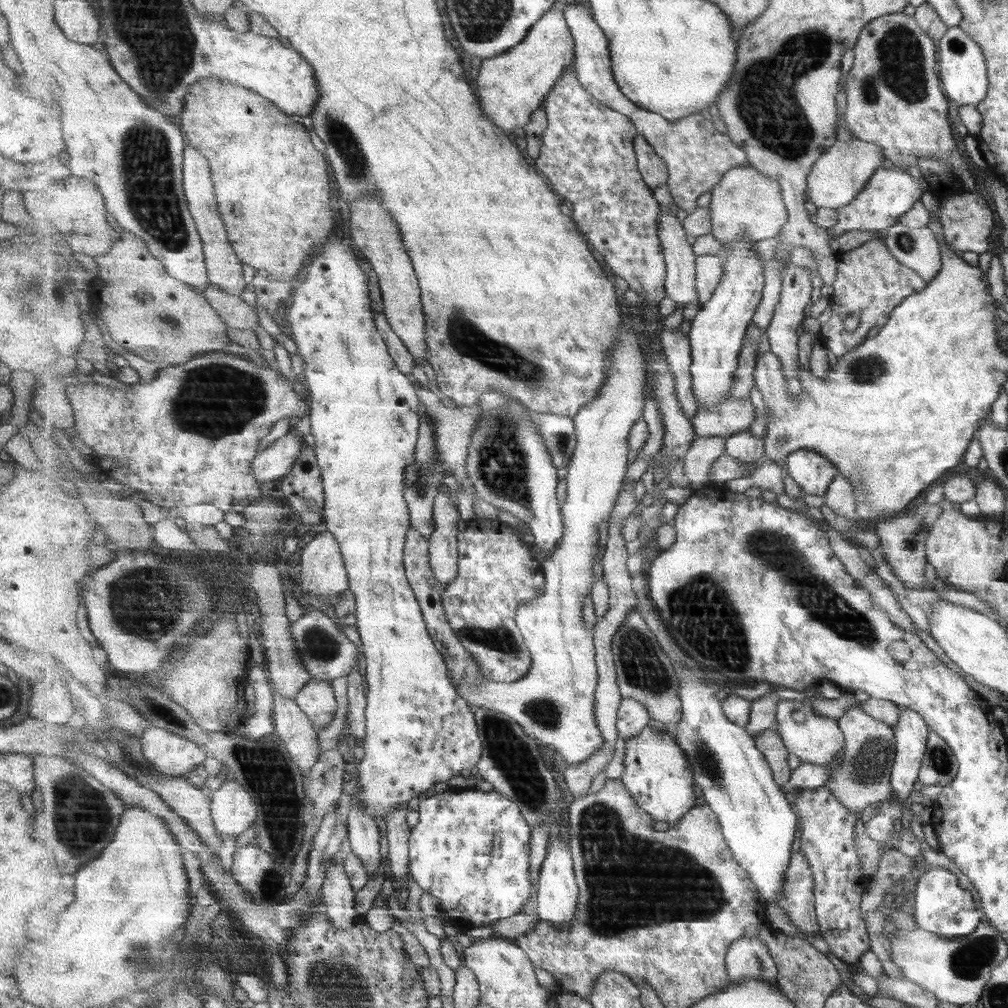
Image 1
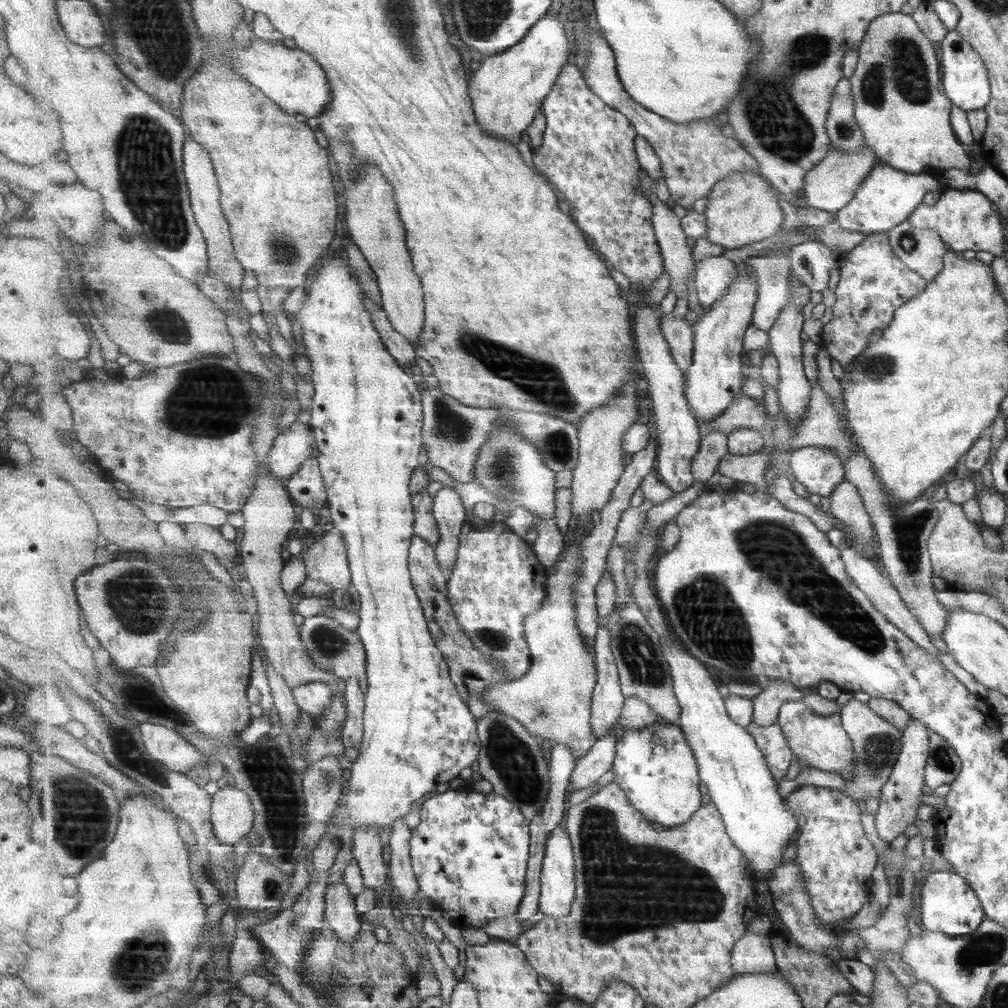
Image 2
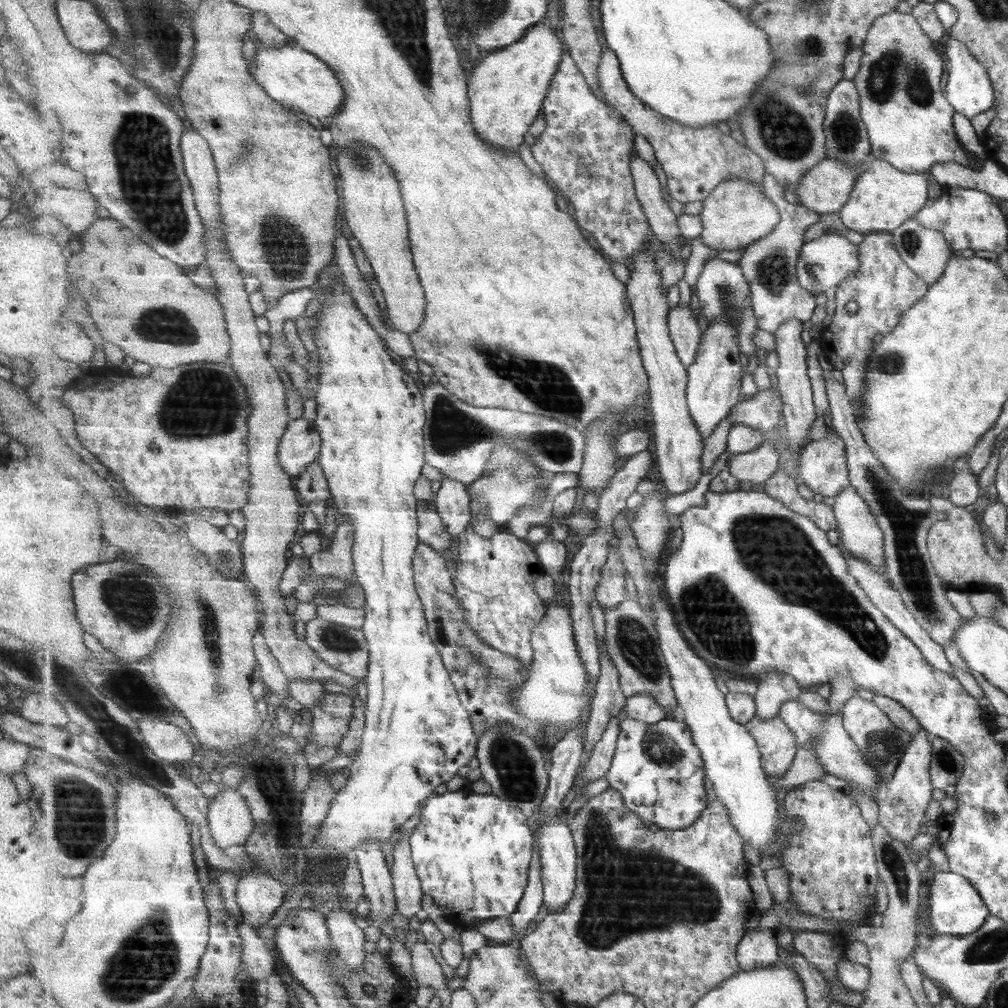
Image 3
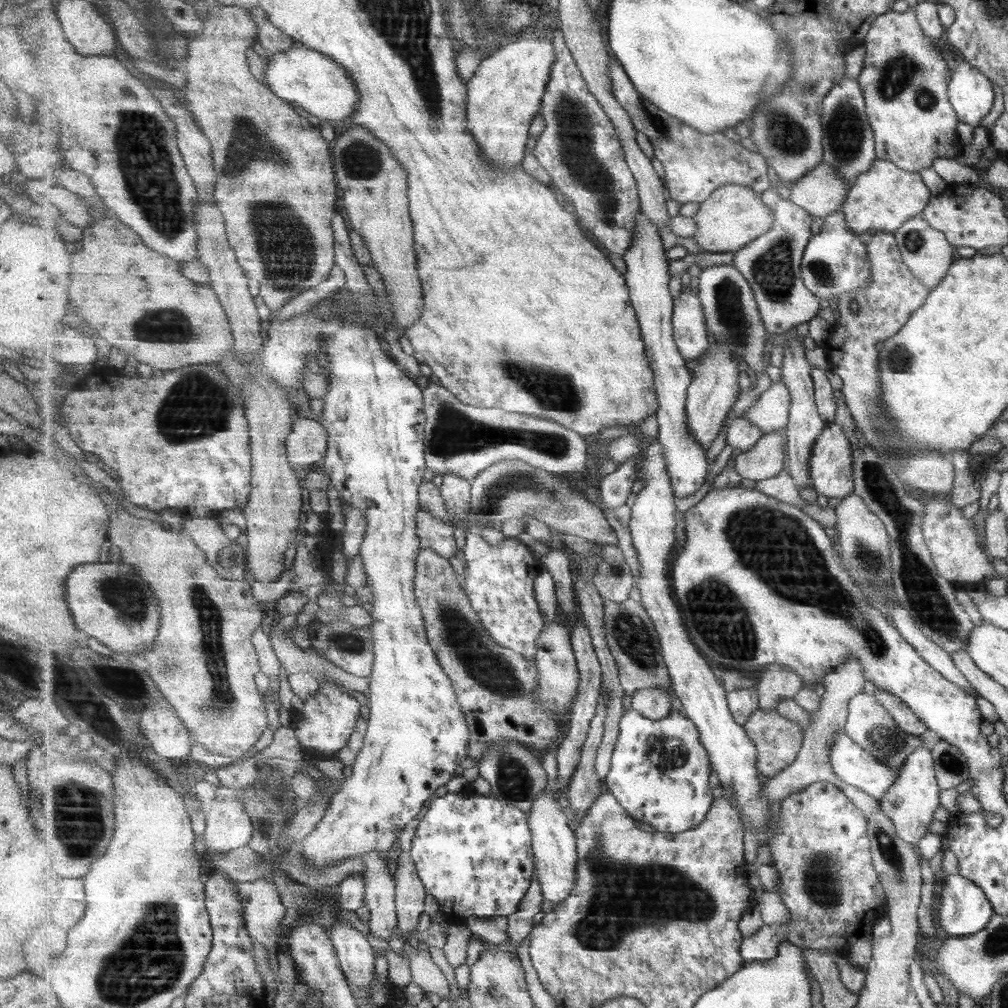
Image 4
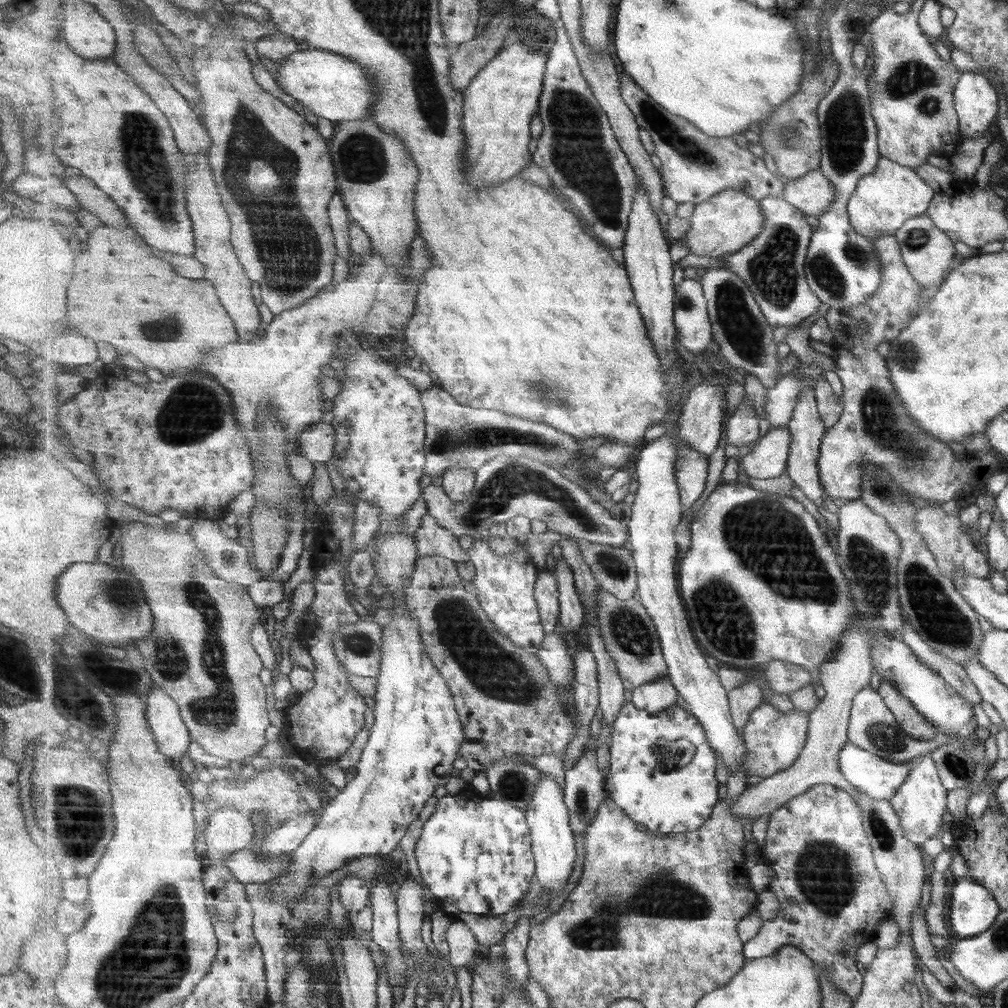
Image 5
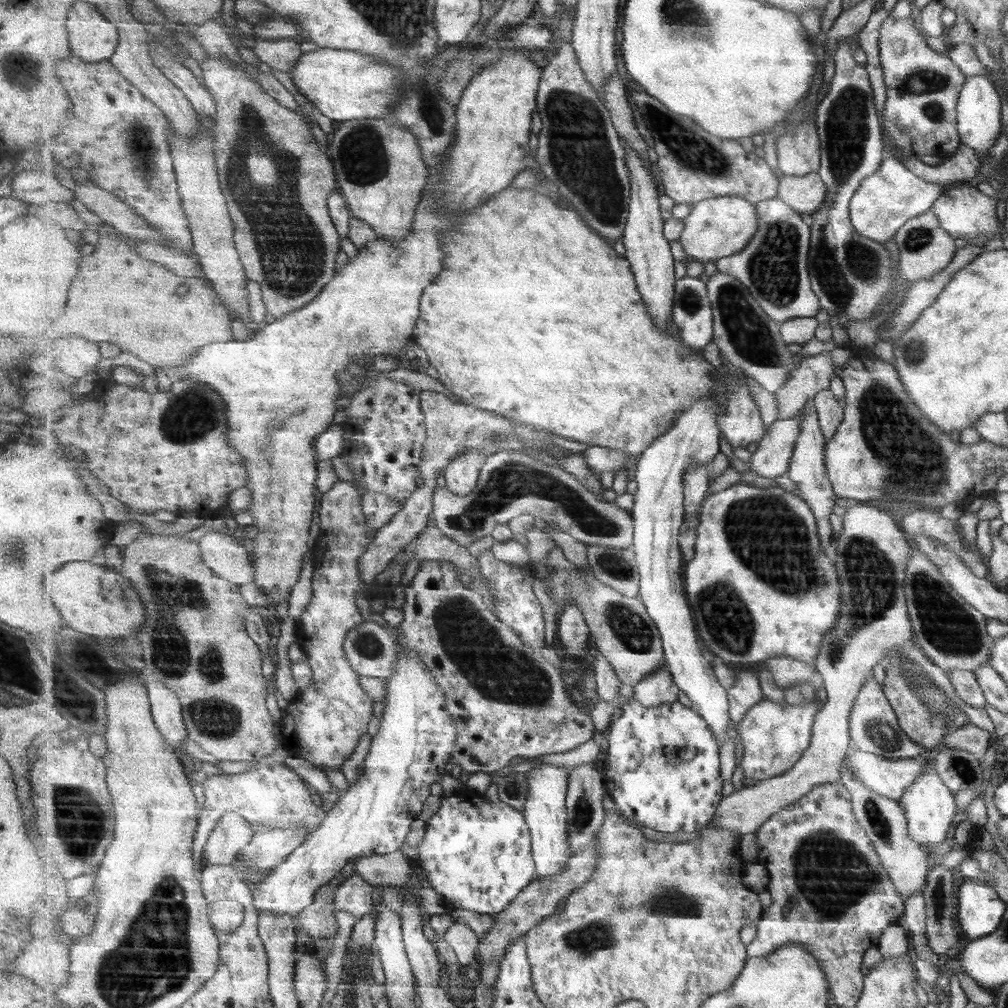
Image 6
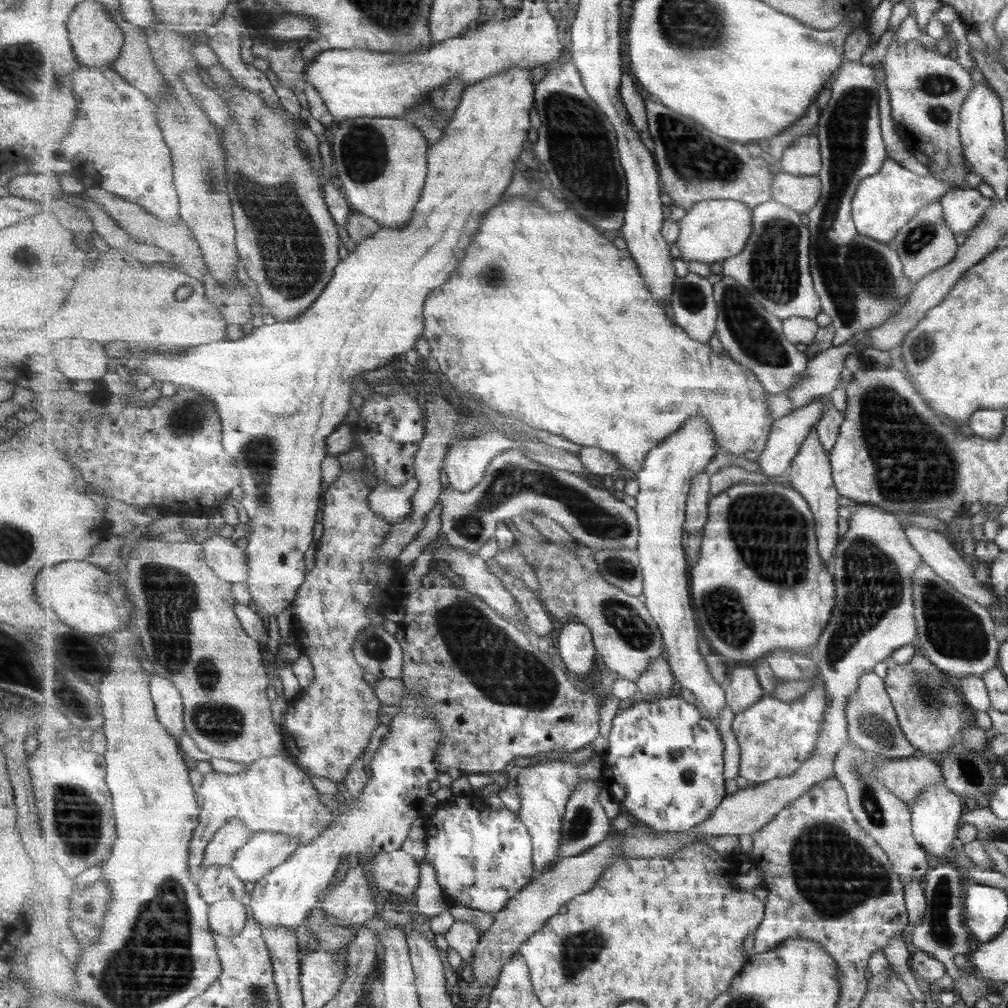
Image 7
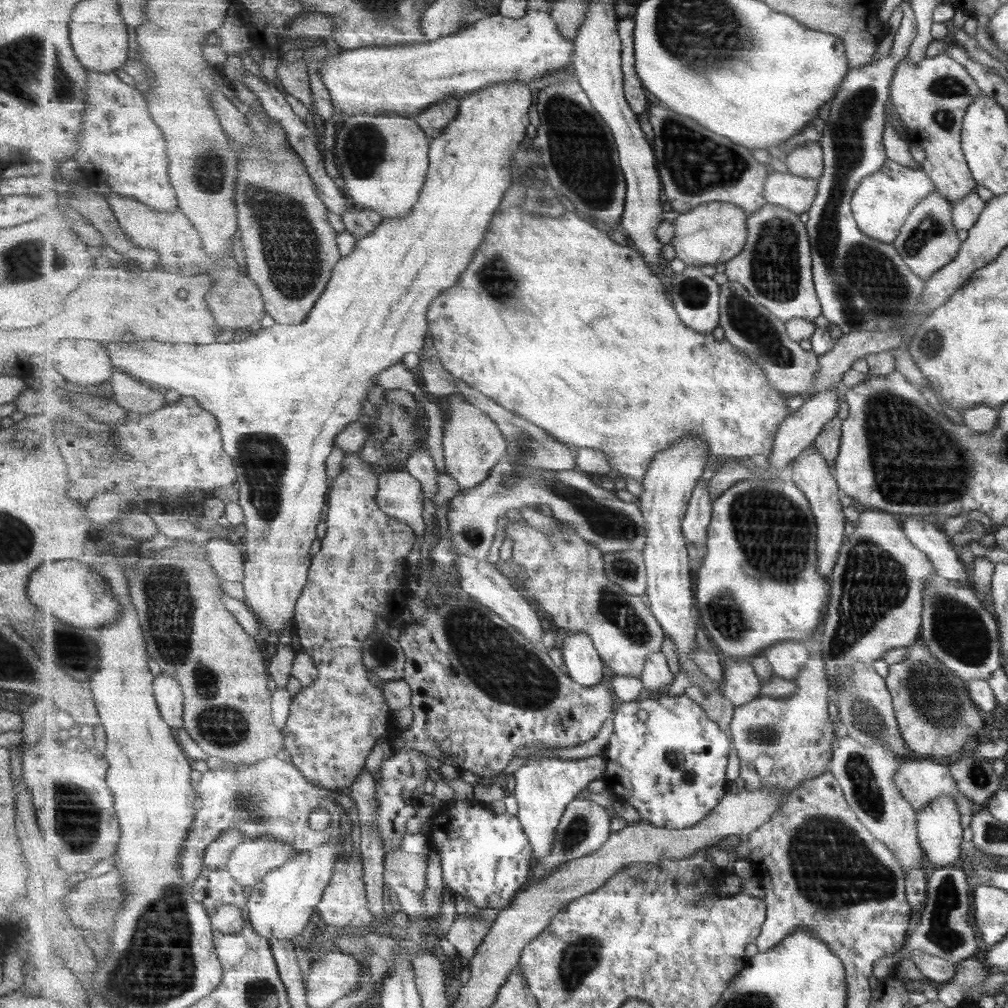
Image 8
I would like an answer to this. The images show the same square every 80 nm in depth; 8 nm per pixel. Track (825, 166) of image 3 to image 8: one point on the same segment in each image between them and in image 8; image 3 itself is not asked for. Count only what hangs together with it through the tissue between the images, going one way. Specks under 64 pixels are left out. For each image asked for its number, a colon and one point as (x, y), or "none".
4: (821, 192)
5: (813, 194)
6: (806, 194)
7: (802, 193)
8: (789, 190)

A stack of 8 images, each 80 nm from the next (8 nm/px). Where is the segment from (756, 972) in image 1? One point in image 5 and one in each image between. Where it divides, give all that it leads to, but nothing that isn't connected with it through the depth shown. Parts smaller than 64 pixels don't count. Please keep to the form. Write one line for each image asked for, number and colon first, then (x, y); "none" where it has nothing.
2: (753, 954)
3: (758, 949)
4: (818, 841)
5: (832, 896)

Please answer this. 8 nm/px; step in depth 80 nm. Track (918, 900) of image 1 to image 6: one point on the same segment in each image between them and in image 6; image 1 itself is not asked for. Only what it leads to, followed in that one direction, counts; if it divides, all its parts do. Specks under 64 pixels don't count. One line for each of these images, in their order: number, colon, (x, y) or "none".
2: (948, 905)
3: (954, 907)
4: (961, 909)
5: (972, 910)
6: (979, 909)

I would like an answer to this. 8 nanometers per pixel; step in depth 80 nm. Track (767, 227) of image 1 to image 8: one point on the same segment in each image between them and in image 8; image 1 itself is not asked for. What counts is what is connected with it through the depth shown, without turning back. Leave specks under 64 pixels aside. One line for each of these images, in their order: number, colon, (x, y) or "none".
2: (745, 208)
3: (737, 213)
4: (734, 215)
5: (729, 221)
6: (719, 227)
7: (713, 230)
8: (713, 233)

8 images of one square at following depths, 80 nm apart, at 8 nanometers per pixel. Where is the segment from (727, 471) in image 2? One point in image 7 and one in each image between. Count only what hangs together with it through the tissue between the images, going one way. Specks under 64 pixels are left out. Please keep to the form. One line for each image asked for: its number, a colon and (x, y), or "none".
3: (758, 466)
4: (764, 461)
5: (768, 458)
6: (771, 458)
7: (789, 433)

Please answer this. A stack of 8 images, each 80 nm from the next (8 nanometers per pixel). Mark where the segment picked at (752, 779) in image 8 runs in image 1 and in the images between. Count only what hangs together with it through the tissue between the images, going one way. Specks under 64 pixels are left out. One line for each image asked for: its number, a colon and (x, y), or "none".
1: (770, 742)
2: (772, 740)
3: (778, 743)
4: (779, 740)
5: (775, 739)
6: (774, 737)
7: (776, 738)

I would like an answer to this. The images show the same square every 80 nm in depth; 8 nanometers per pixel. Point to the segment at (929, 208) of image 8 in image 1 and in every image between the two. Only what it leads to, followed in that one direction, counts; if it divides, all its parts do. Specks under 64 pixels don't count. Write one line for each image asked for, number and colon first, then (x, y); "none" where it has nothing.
1: (917, 249)
2: (921, 250)
3: (925, 252)
4: (926, 253)
5: (926, 252)
6: (924, 249)
7: (924, 243)

